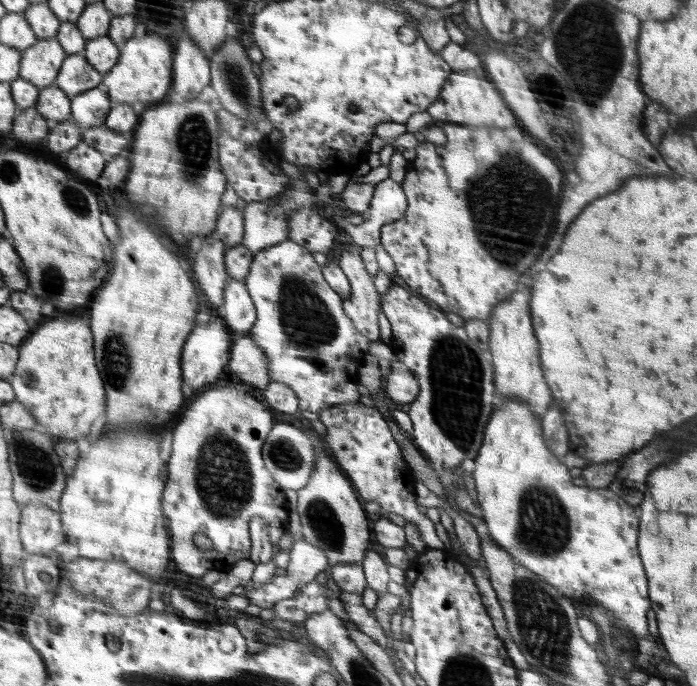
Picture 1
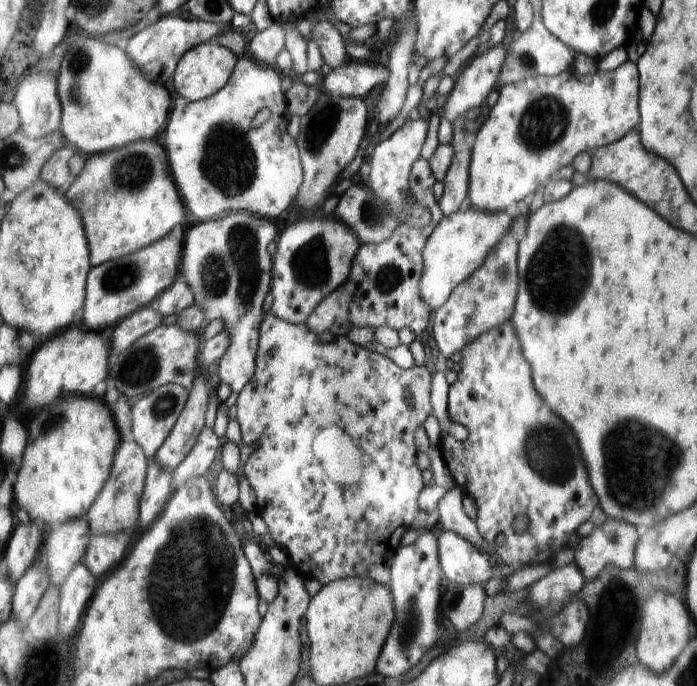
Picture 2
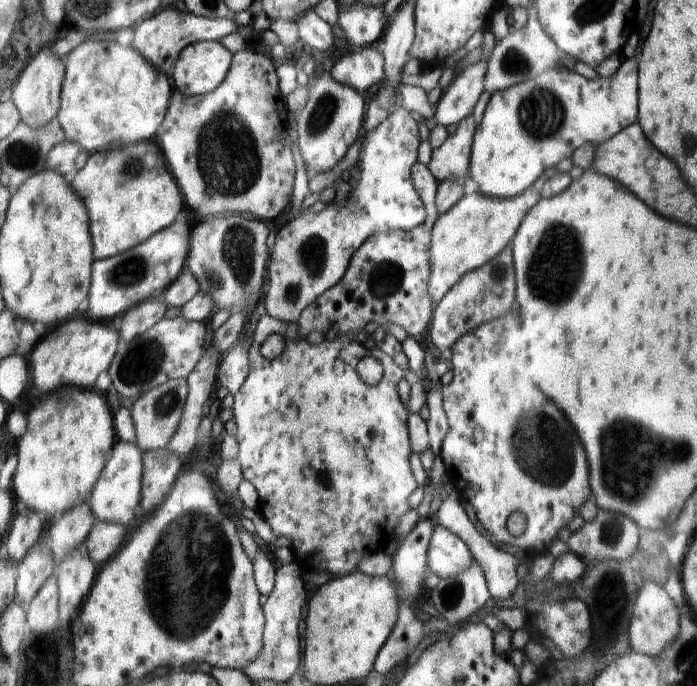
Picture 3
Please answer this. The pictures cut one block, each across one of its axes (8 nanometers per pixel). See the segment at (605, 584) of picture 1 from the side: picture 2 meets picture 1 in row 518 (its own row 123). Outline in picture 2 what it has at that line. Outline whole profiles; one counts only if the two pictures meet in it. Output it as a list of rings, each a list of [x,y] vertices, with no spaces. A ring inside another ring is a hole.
[[[629,59],[612,71],[581,74],[570,68],[555,77],[535,76],[506,84],[499,91],[498,102],[488,118],[473,136],[466,201],[479,213],[504,212],[520,203],[526,194],[532,194],[556,170],[572,164],[580,151],[592,152],[616,142],[638,124],[638,68]]]

